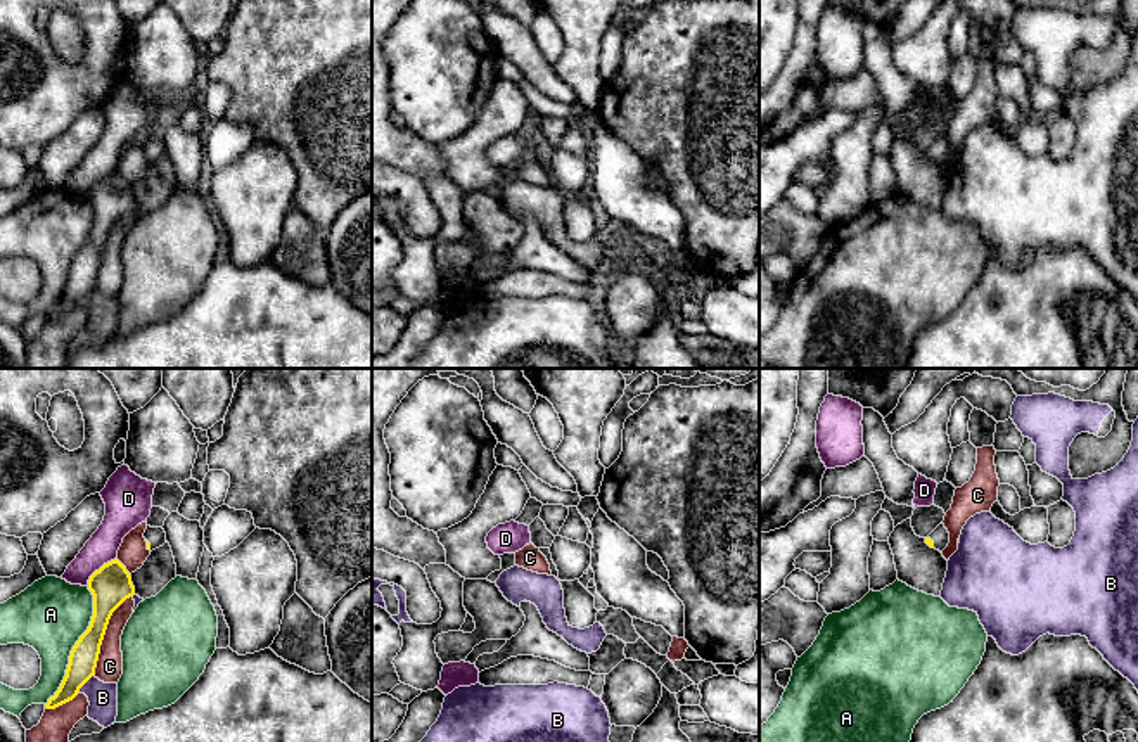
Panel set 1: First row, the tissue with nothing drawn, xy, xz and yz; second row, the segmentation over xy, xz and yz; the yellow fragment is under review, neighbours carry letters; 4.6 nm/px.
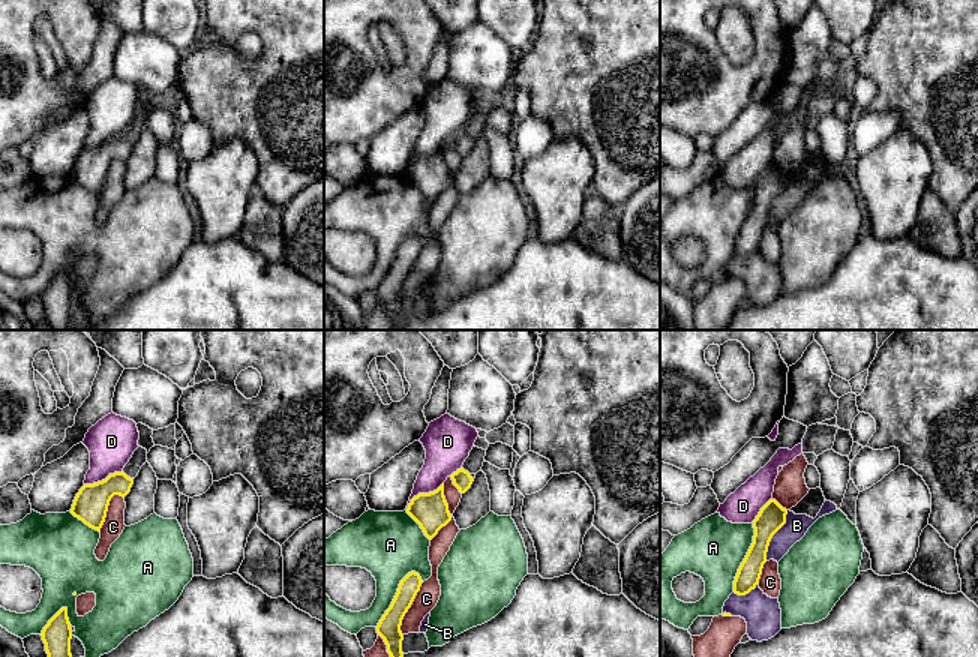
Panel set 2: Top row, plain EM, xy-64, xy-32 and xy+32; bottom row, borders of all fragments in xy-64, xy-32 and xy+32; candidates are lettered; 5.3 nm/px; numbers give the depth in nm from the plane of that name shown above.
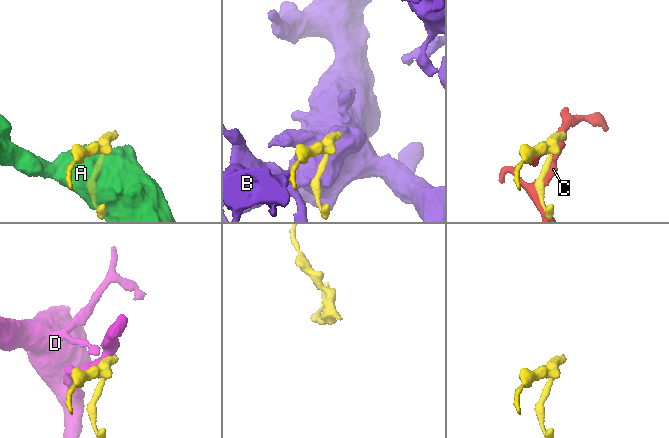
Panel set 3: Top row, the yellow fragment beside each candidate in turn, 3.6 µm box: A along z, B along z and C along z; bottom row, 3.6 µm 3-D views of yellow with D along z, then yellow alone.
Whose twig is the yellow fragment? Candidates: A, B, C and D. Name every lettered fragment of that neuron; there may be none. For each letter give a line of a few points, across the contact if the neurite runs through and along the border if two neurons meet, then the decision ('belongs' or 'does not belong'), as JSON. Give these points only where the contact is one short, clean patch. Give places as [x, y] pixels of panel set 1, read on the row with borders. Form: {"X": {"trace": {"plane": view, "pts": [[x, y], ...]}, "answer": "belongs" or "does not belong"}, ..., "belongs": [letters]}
{"A": {"answer": "does not belong"}, "B": {"answer": "does not belong"}, "C": {"answer": "does not belong"}, "D": {"trace": {"plane": "xy", "pts": [[116, 557], [104, 562], [87, 585]]}, "answer": "does not belong"}, "belongs": []}

